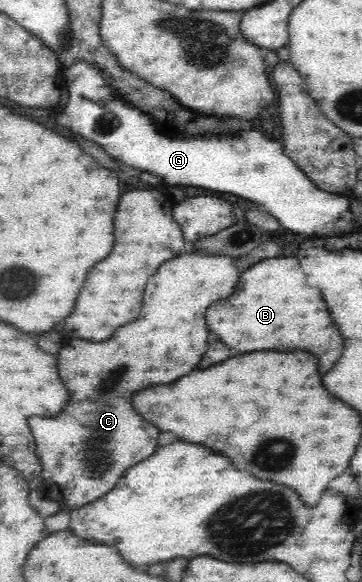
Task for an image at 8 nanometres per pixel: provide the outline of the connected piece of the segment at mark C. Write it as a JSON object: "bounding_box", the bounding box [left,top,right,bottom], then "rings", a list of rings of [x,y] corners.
{"bounding_box":[30,248,240,508],"rings":[[[188,248],[188,252],[180,254],[180,258],[172,258],[172,262],[164,262],[156,274],[148,280],[144,300],[148,300],[148,312],[140,314],[128,326],[120,326],[112,338],[104,342],[88,342],[88,340],[70,340],[58,358],[60,378],[66,382],[72,398],[68,408],[58,418],[30,418],[30,430],[36,445],[36,456],[40,457],[44,480],[54,480],[58,490],[62,492],[60,504],[82,508],[106,494],[116,480],[122,477],[128,466],[148,458],[156,448],[158,430],[144,422],[134,408],[130,406],[130,396],[138,388],[146,388],[150,384],[168,384],[176,378],[194,370],[208,346],[208,324],[206,310],[214,300],[228,298],[232,290],[236,290],[236,282],[240,282],[240,272],[236,268],[238,257],[222,256],[222,253],[200,253],[198,249]]]}

